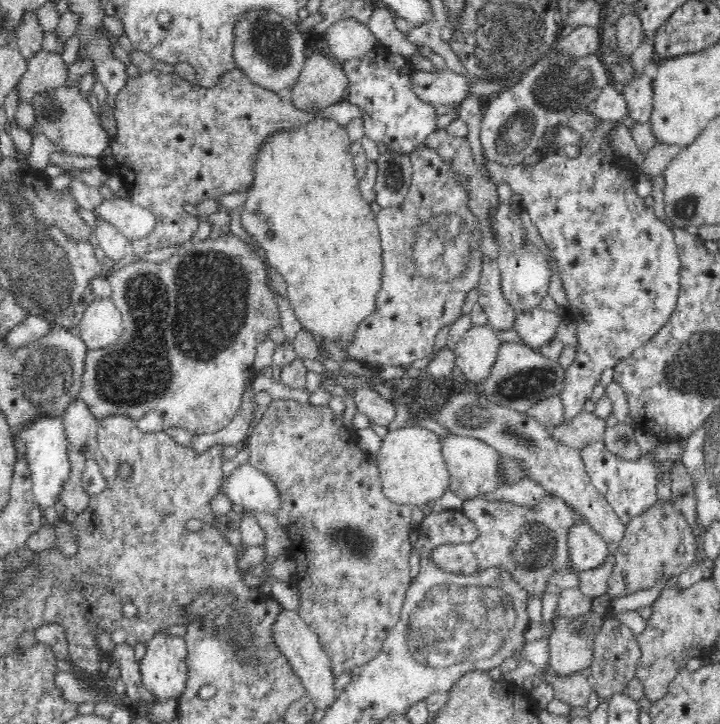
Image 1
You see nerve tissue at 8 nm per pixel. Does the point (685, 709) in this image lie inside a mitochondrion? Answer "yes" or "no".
no

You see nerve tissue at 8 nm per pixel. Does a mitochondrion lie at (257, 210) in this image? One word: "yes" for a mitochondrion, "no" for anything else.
yes

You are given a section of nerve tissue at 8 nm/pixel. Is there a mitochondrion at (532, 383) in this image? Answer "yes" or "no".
yes

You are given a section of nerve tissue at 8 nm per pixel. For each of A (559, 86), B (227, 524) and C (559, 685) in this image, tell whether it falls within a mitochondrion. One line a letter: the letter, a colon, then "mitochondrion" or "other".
A: mitochondrion
B: other
C: other

